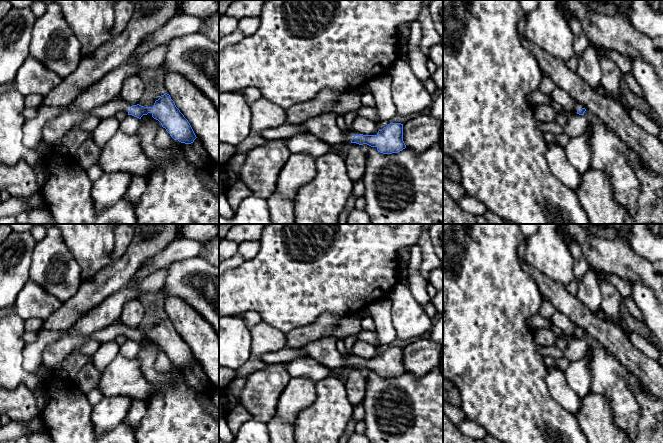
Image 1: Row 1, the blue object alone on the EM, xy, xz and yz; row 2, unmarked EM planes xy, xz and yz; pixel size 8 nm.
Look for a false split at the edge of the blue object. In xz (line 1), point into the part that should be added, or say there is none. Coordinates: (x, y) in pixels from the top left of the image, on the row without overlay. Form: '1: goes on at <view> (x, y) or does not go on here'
1: goes on at xz (324, 351)

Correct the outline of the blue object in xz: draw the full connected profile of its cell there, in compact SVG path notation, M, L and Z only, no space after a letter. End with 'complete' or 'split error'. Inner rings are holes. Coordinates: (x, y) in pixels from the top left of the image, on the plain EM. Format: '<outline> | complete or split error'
M326 337L301 348L302 356L300 358L311 358L331 369L339 368L343 365L357 367L359 369L367 368L376 371L378 376L383 378L398 377L406 372L403 365L403 348L390 347L376 359L345 359L336 348L336 343L340 339L337 337Z | split error

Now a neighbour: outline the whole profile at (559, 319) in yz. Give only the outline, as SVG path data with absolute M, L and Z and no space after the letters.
M555 311L552 318L552 323L558 327L566 335L575 335L577 326L568 318L568 316L560 311Z

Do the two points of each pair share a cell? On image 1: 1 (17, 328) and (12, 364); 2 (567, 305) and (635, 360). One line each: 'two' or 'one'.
1: one
2: one

